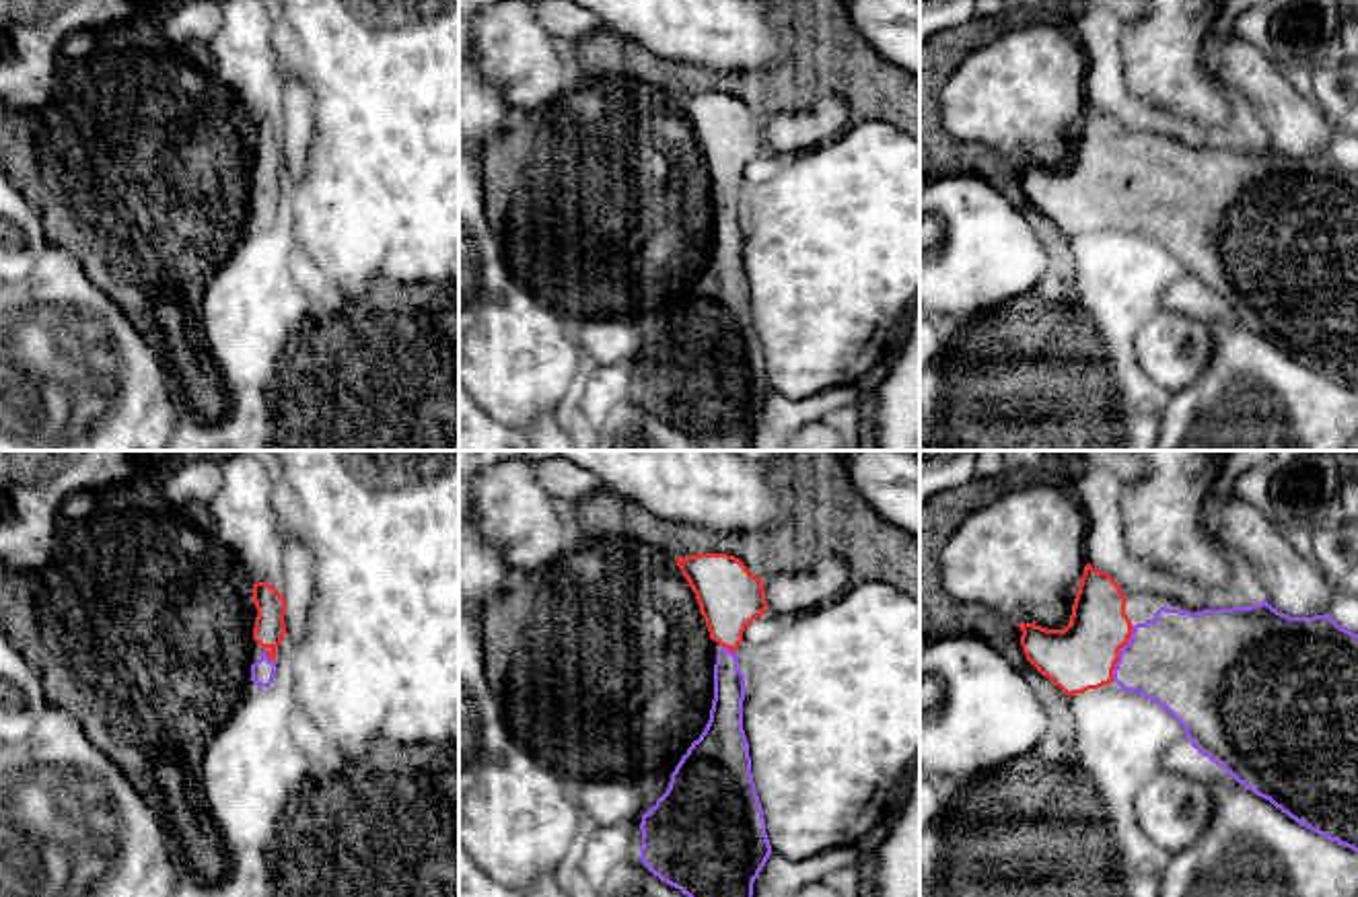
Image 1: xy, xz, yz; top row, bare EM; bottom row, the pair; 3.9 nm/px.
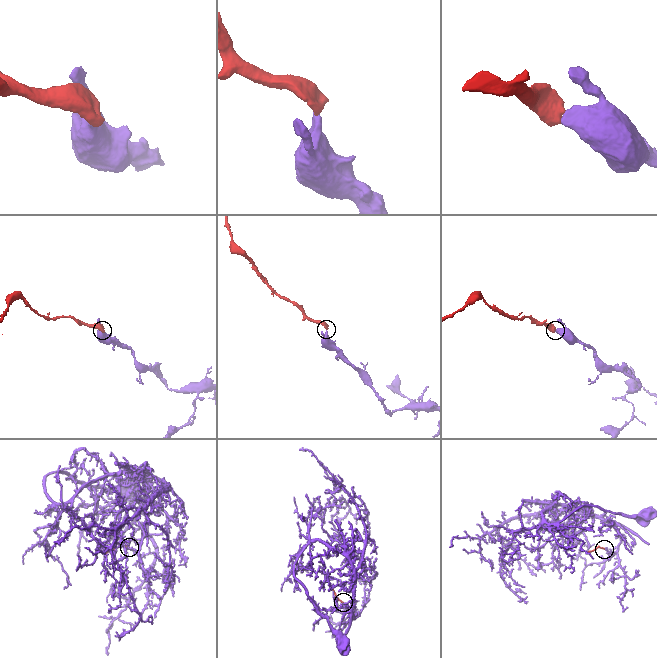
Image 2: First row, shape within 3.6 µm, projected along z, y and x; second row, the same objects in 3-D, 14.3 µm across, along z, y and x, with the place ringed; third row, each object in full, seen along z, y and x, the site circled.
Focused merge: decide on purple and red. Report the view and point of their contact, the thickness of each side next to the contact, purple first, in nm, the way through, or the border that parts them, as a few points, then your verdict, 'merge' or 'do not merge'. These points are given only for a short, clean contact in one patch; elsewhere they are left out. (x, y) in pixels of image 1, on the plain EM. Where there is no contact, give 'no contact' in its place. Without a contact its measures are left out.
meets purple in yz at (1120, 192); 380 nm thick on the purple side, 260 nm on the other; runs through yz (1182, 200), (1138, 198), (1120, 192), (1089, 192), (1081, 196); merge

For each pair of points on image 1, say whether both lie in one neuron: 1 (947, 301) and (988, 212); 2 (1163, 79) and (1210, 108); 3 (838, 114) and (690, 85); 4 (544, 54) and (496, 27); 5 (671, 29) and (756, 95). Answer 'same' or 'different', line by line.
1: same
2: same
3: different
4: same
5: different

